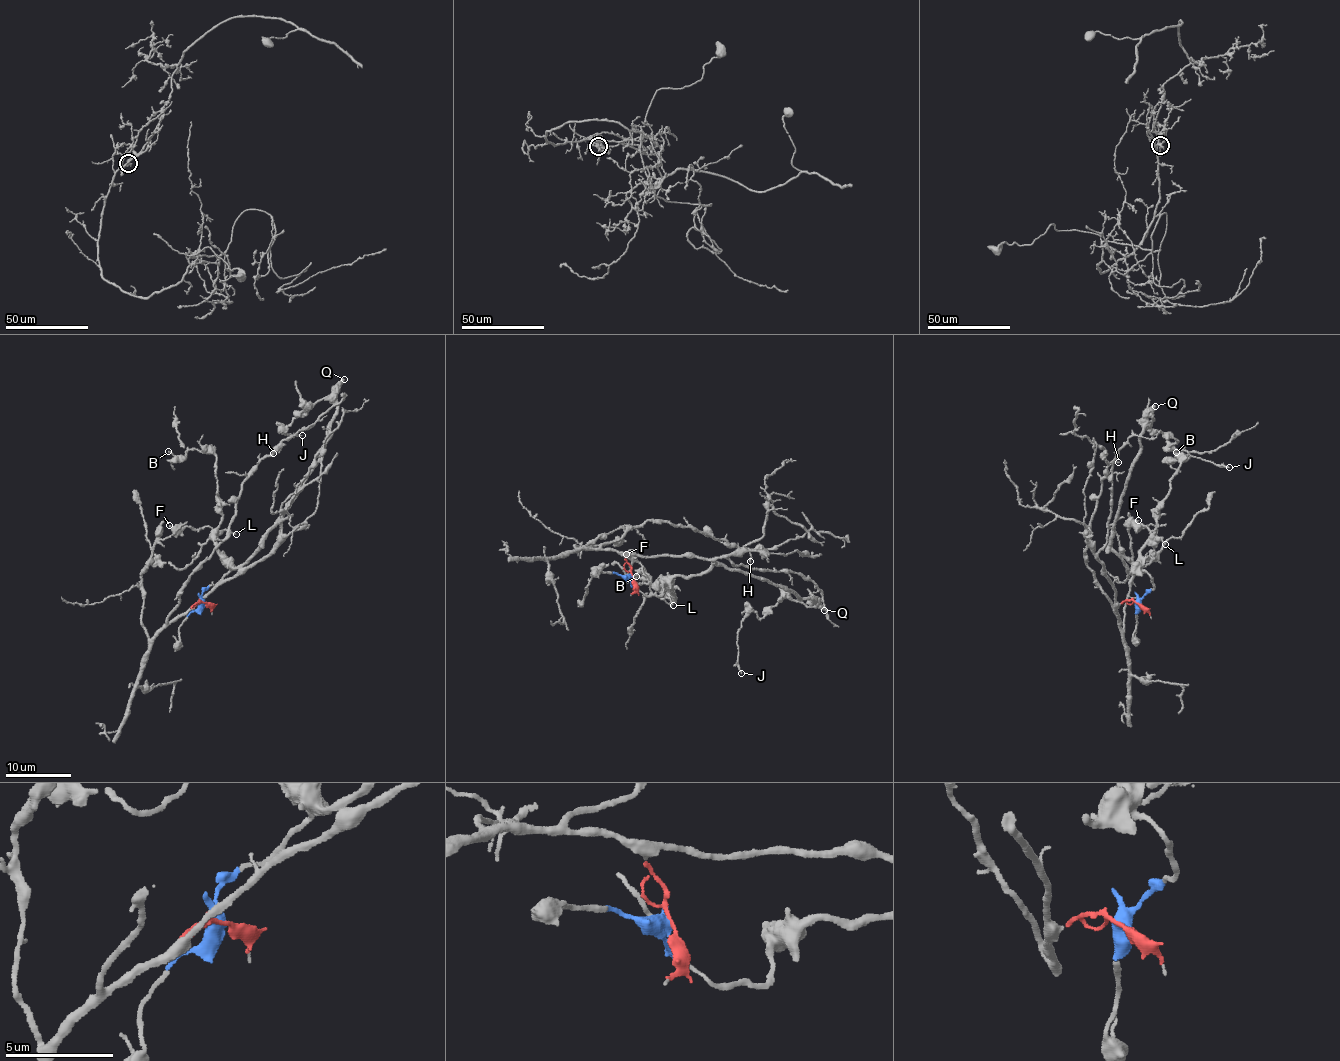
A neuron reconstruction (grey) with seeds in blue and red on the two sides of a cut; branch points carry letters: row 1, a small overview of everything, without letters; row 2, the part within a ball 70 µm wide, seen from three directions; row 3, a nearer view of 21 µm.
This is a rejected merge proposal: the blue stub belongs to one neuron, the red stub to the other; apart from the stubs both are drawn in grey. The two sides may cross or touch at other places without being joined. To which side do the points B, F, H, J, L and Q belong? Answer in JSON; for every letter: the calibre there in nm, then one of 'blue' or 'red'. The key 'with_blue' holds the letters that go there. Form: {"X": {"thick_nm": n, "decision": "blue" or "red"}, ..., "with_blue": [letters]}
{"B": {"thick_nm": 180, "decision": "blue"}, "F": {"thick_nm": 260, "decision": "blue"}, "H": {"thick_nm": 150, "decision": "red"}, "J": {"thick_nm": 130, "decision": "blue"}, "L": {"thick_nm": 140, "decision": "blue"}, "Q": {"thick_nm": 280, "decision": "blue"}, "with_blue": ["B", "F", "J", "L", "Q"]}

